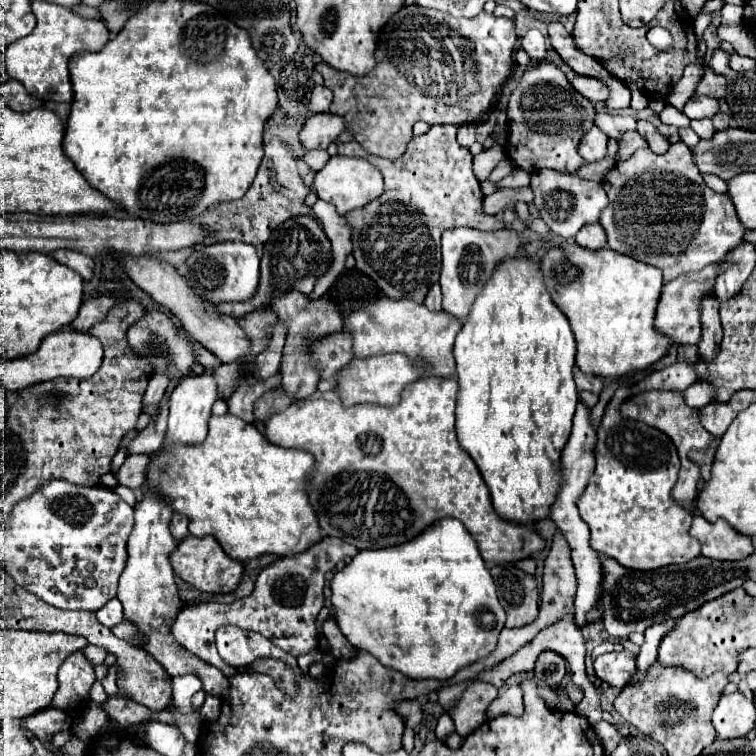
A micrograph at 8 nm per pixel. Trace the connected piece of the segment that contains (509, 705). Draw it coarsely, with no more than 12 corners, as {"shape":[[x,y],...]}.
{"shape":[[519,684],[501,692],[487,708],[487,718],[523,714]]}

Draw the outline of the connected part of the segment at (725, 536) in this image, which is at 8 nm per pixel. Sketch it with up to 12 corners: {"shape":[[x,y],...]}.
{"shape":[[695,514],[689,534],[713,560],[743,560],[751,538]]}

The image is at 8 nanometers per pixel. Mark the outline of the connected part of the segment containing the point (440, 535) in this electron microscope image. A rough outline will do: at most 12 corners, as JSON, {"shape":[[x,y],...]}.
{"shape":[[463,522],[363,550],[337,626],[413,680],[487,658],[505,626]]}

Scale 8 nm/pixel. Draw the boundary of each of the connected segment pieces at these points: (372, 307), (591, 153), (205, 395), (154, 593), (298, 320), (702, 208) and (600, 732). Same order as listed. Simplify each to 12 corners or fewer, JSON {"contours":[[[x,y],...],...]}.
{"contours":[[[413,300],[351,312],[355,358],[403,352],[455,372],[461,320]],[[597,126],[583,134],[579,154],[597,162],[607,152],[607,134]],[[211,370],[185,376],[169,400],[163,454],[207,436],[217,384]],[[137,502],[117,598],[169,676],[197,674],[225,700],[229,678],[171,638],[183,602],[169,554],[173,508]],[[325,296],[271,302],[287,326],[283,386],[303,400],[317,390],[313,344],[343,318]],[[649,148],[603,180],[607,244],[665,280],[745,242],[691,148]],[[595,724],[595,734],[605,752],[613,752],[631,736],[623,736],[615,724]]]}

